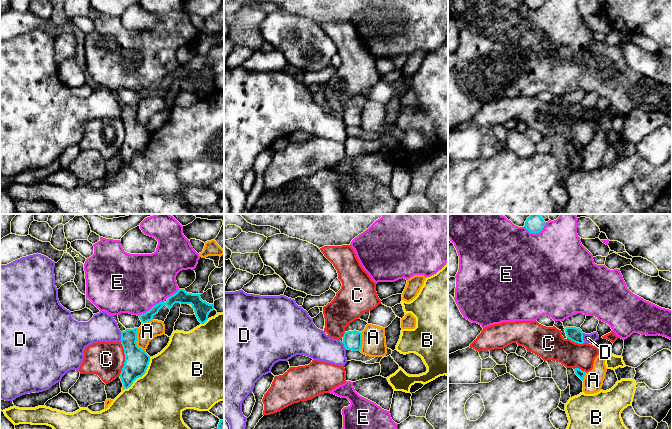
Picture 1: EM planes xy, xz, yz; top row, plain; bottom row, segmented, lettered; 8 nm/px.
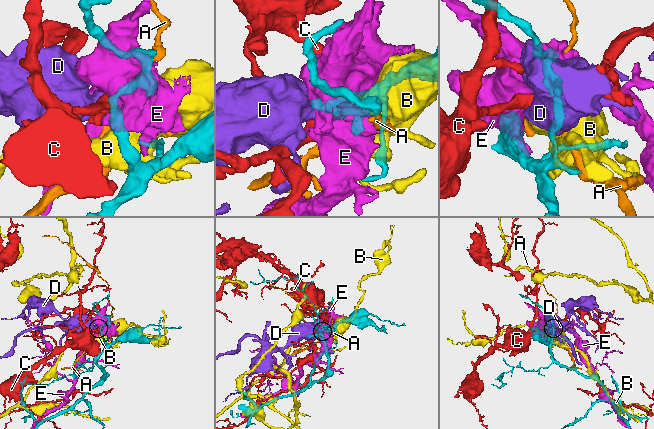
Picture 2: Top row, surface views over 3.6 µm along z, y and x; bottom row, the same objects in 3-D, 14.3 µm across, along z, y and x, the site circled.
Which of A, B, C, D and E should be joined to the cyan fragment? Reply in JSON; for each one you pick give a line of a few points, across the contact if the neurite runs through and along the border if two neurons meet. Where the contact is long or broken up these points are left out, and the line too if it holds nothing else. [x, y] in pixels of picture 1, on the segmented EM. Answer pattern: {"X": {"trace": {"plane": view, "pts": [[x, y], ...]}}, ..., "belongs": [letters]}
{"belongs": []}

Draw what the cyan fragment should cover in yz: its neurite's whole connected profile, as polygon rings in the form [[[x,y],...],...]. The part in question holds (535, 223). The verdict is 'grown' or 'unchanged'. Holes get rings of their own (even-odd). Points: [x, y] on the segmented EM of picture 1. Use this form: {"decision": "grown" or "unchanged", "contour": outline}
{"decision": "unchanged", "contour": [[[531,214],[525,221],[524,227],[530,233],[536,234],[543,230],[545,223],[546,222],[539,214]]]}

